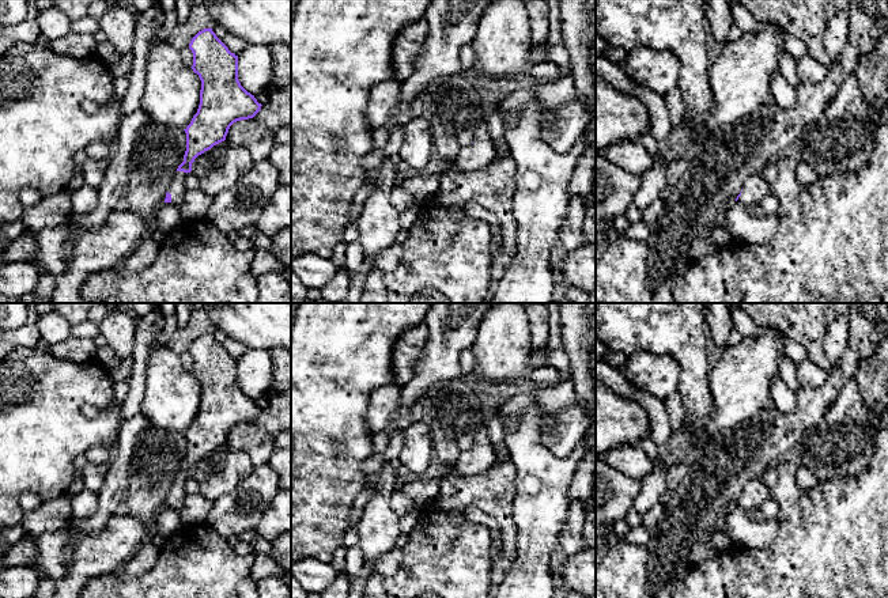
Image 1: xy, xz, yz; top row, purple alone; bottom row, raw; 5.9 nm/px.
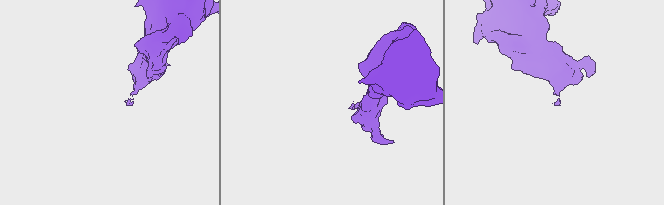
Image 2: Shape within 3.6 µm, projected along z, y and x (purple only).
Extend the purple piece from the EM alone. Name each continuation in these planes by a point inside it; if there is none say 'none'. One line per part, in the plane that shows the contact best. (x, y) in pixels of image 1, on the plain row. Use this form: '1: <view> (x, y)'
1: yz (755, 494)

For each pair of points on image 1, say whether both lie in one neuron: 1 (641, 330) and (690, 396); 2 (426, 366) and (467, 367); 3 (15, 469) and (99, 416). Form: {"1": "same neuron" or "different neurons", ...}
{"1": "same neuron", "2": "different neurons", "3": "same neuron"}

